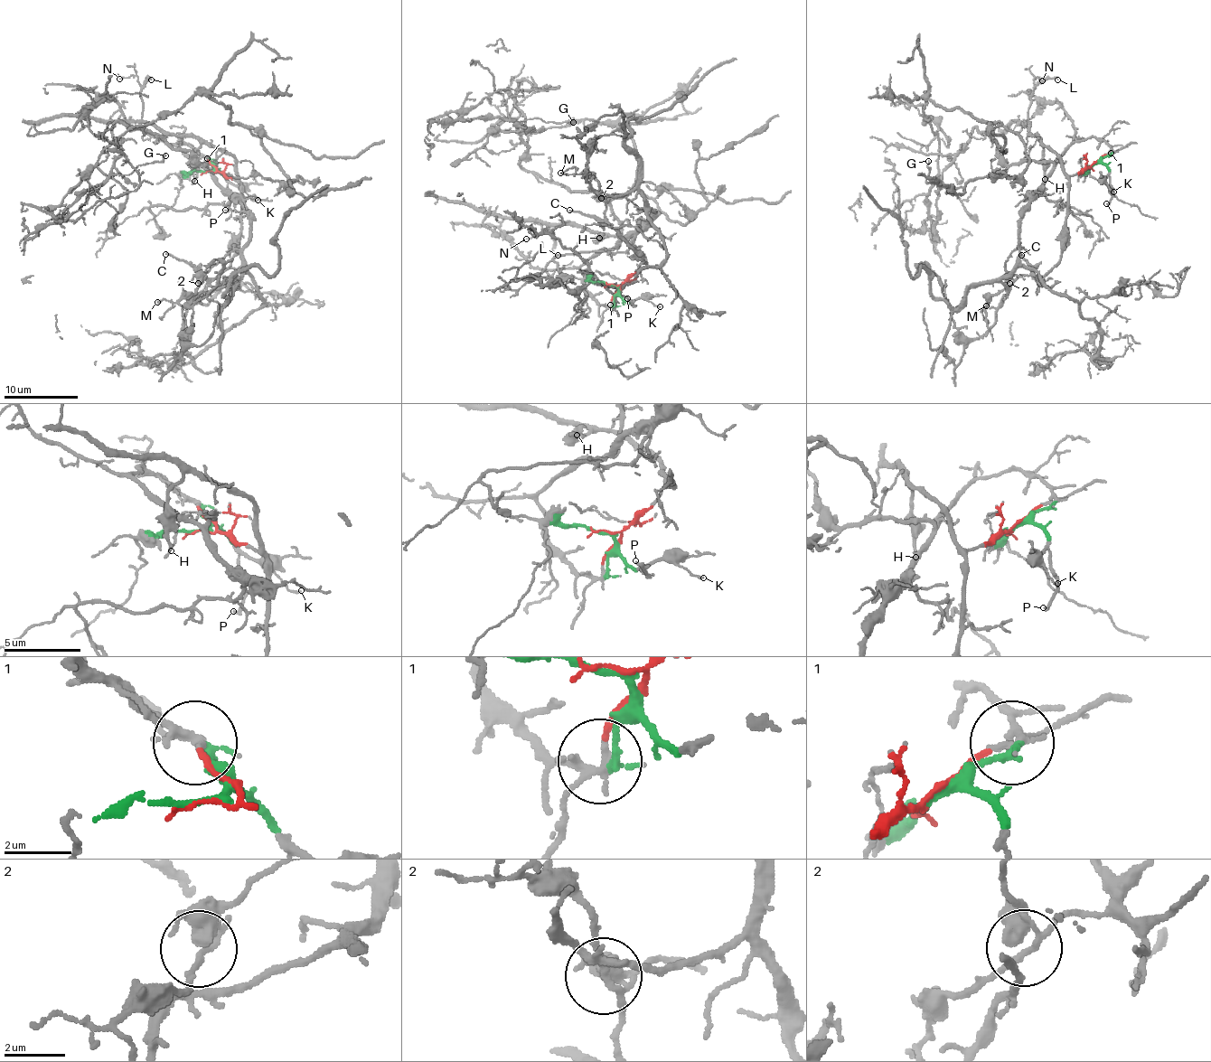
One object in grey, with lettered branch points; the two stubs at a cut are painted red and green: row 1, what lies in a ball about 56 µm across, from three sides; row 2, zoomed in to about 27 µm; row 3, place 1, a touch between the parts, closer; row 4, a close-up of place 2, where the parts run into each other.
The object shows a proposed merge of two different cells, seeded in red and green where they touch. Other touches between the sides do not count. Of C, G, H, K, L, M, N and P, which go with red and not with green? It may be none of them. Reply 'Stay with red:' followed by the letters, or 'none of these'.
Stay with red: C, H, L, M, N

